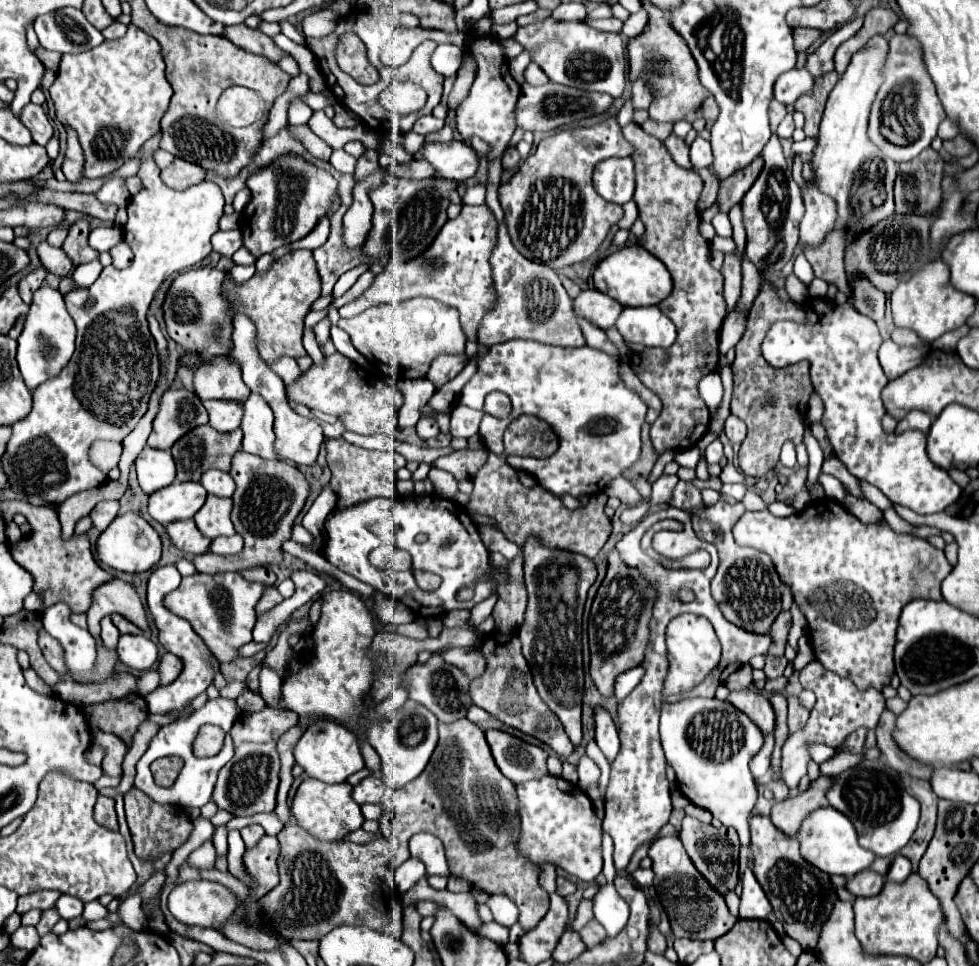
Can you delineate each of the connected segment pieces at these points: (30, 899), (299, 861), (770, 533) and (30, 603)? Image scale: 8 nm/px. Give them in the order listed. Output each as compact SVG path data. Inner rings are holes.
M38 890L38 892L32 892L32 894L26 894L26 896L20 896L18 898L18 908L16 912L18 914L24 914L32 908L40 908L40 910L48 910L54 906L54 902L58 900L58 892L56 890Z
M284 826L282 832L276 836L278 842L280 842L280 856L278 856L280 882L278 882L278 886L274 886L266 896L262 896L262 898L258 900L252 918L248 918L248 922L252 924L252 928L258 928L258 930L262 930L262 932L276 932L276 936L282 936L282 938L288 940L288 942L290 942L290 940L320 940L328 930L332 930L332 928L336 928L336 926L342 926L342 924L354 924L354 926L360 924L360 926L368 926L368 928L372 928L372 930L380 930L380 932L384 932L384 934L390 934L390 936L398 936L398 938L400 938L400 936L402 936L402 910L404 910L404 906L402 906L402 894L400 894L400 890L388 886L388 882L386 882L386 880L380 876L380 872L378 872L378 866L382 866L382 864L389 864L388 868L390 872L395 871L392 870L390 862L392 862L392 858L394 858L394 854L396 854L400 842L398 842L396 836L384 836L382 832L380 832L380 836L384 838L378 838L378 840L374 840L374 842L370 842L370 844L320 842L320 840L308 836L308 832L304 832L300 826Z
M830 498L814 500L802 512L786 518L776 518L768 510L746 512L734 526L734 540L740 546L752 546L772 558L782 584L790 586L794 604L806 616L816 660L820 660L826 670L852 680L860 692L868 688L882 690L890 684L890 674L894 676L892 652L902 606L916 598L942 600L940 582L952 570L952 566L948 568L944 552L928 540L912 534L896 534L886 522L866 526L840 502Z
M35 592L30 593L24 600L24 609L32 612L42 612L42 598Z

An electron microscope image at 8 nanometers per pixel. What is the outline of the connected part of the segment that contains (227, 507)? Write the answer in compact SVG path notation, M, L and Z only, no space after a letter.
M208 494L206 504L200 508L200 512L194 514L194 522L198 530L210 540L218 536L234 536L236 530L230 522L230 512L232 512L230 498L218 498Z

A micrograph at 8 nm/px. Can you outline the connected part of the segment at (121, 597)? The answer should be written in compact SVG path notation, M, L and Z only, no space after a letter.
M112 578L104 584L100 584L92 592L92 606L88 608L88 632L94 636L96 642L100 640L100 620L108 614L122 614L130 622L134 622L144 632L148 630L146 610L142 608L142 602L134 590L132 584Z

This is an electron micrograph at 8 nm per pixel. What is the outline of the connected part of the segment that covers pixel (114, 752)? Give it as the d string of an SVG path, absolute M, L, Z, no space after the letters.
M100 730L90 732L90 742L104 748L104 760L102 760L104 774L120 776L122 774L120 764L122 764L126 752L128 752L126 744L118 736L112 736L112 734L106 734L106 732L100 732Z

